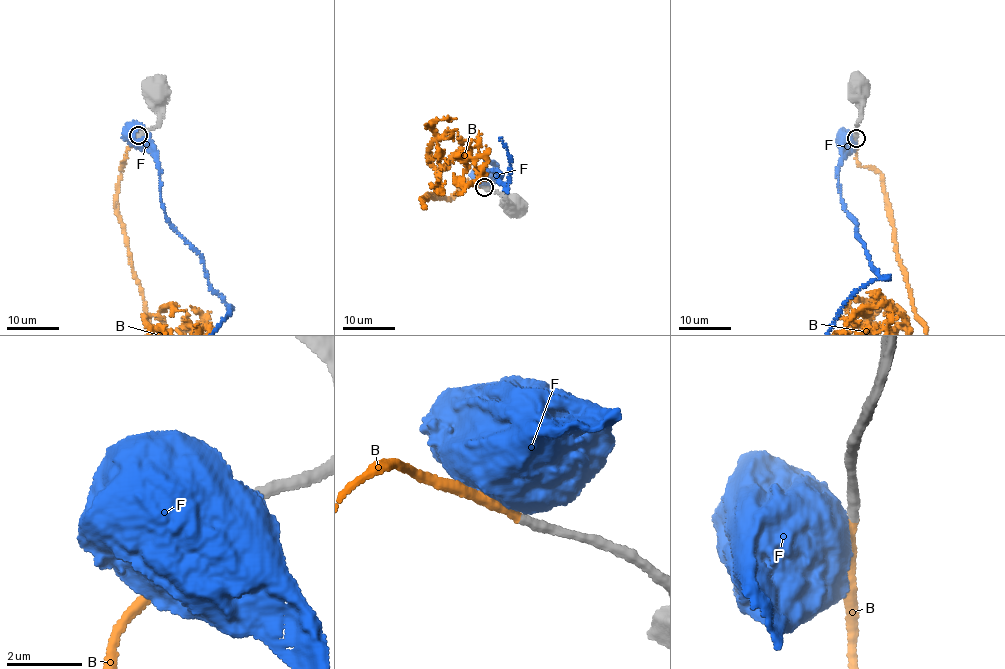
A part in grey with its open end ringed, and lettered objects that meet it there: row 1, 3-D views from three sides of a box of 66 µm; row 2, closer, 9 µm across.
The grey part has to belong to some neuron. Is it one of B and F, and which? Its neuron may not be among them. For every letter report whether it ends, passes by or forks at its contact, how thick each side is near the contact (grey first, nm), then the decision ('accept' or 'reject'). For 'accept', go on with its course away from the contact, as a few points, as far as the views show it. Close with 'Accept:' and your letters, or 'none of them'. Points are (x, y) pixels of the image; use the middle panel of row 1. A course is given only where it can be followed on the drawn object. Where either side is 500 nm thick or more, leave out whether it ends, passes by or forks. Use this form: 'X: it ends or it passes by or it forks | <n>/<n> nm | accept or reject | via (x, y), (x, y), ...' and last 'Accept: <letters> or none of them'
B: it ends | 320/260 nm | accept
F: 320/900 nm | reject
Accept: B

